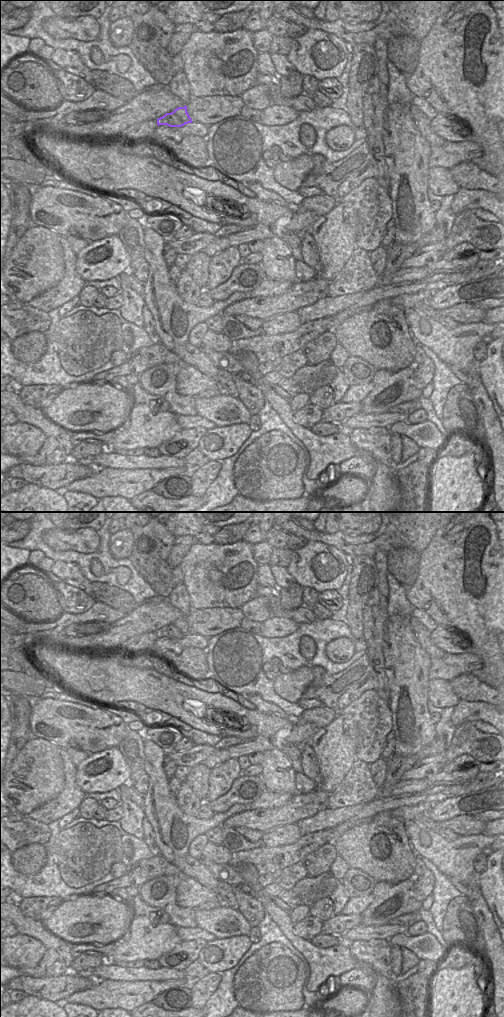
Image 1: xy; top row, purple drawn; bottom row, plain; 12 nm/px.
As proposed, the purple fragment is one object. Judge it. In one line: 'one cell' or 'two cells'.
two cells

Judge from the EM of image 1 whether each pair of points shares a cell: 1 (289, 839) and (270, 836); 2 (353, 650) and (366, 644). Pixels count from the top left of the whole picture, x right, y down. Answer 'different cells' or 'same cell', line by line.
1: same cell
2: same cell

